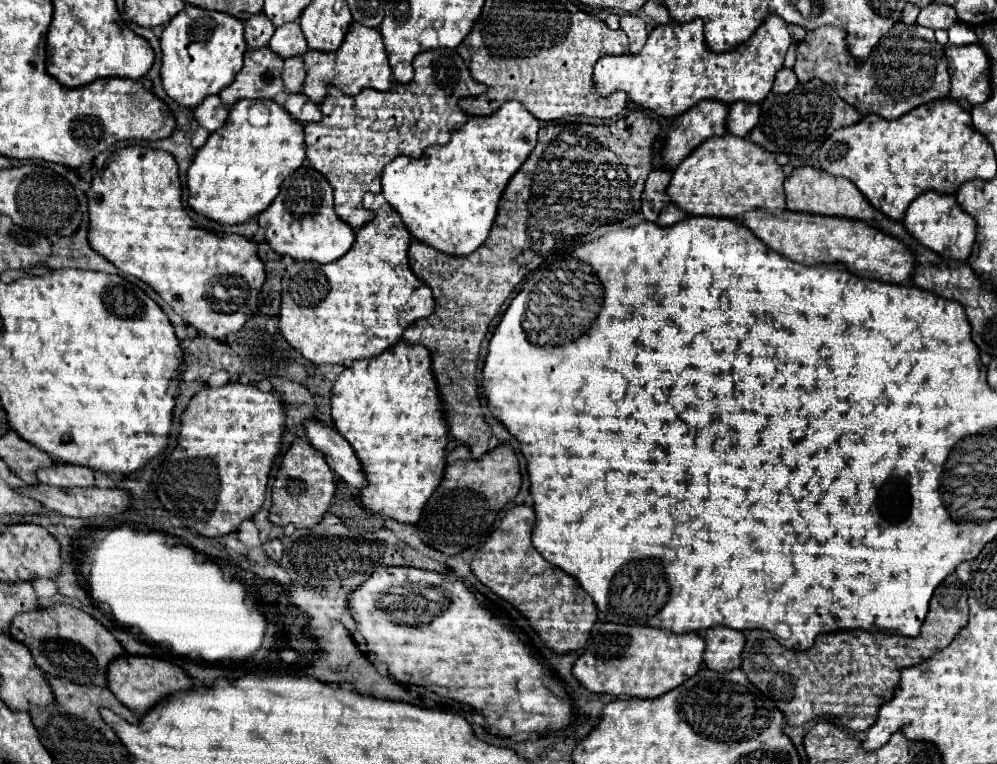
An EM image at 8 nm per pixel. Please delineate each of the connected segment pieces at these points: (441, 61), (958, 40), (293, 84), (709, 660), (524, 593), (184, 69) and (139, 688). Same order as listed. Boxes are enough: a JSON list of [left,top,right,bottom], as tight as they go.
[[304,49,486,229],[948,21,978,45],[282,57,304,93],[700,627,744,671],[470,505,596,653],[160,5,248,109],[108,653,192,715]]

